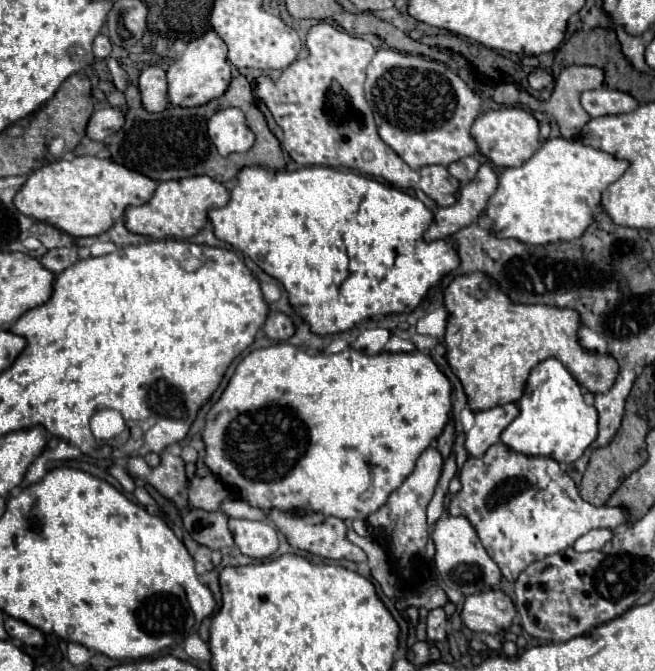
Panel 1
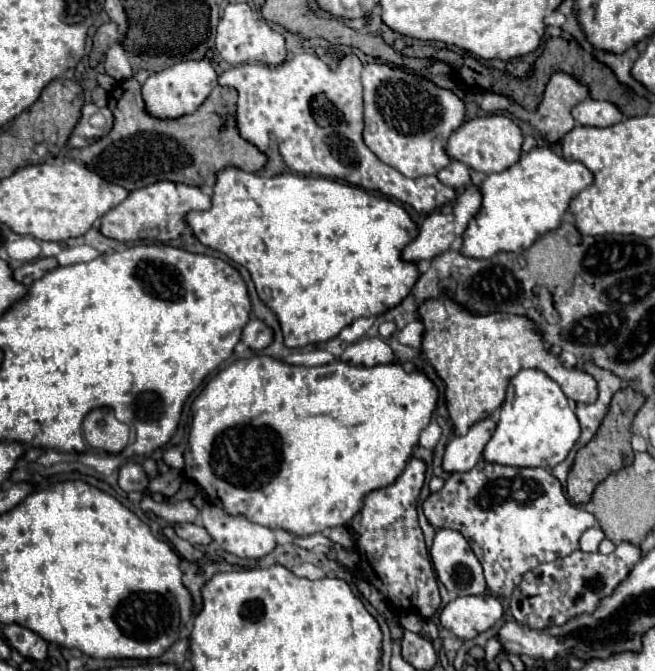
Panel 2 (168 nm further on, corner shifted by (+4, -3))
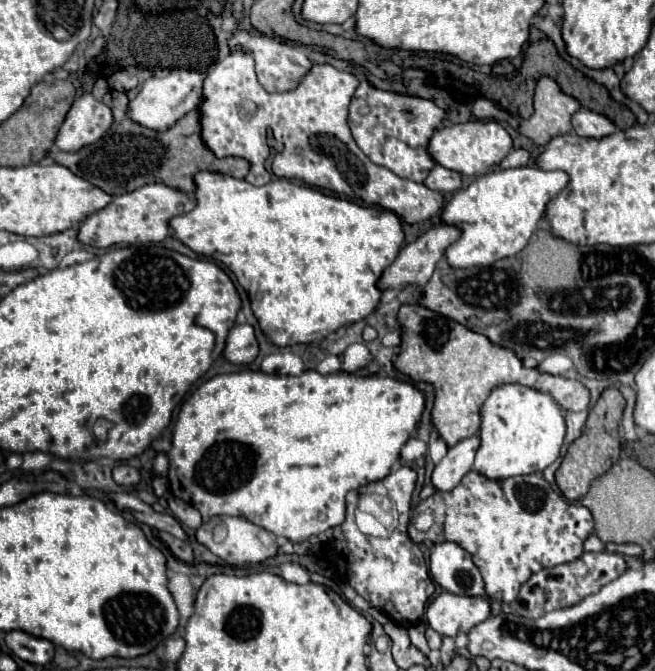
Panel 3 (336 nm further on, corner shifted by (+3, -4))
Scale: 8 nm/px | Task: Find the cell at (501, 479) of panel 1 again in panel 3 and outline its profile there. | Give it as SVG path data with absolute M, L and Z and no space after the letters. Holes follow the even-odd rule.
M469 471L453 491L437 491L421 501L413 517L421 513L431 513L435 523L429 533L409 527L409 537L415 543L423 543L429 537L433 543L451 541L463 547L479 567L489 599L501 603L513 603L521 585L533 573L583 555L583 543L593 533L591 511L579 503L565 501L539 473L491 481Z

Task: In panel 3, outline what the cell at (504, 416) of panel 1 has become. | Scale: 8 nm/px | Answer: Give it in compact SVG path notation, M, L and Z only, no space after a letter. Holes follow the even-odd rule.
M469 437L459 441L455 447L447 451L447 455L441 459L439 465L435 465L431 483L437 491L451 491L459 485L459 481L471 471L475 449L479 449L479 439Z

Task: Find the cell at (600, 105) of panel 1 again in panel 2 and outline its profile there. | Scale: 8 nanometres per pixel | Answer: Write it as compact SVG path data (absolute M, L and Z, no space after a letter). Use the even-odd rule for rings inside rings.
M586 98L584 102L576 104L572 116L582 126L612 126L624 118L622 110L616 104L594 98Z

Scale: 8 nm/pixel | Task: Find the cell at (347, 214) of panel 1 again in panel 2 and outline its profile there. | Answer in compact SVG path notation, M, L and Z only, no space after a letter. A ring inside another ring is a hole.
M226 168L218 174L212 208L186 214L186 222L204 246L248 268L258 296L278 316L288 348L324 344L356 318L380 316L396 308L420 276L418 264L402 258L402 248L418 236L418 226L410 214L390 198L322 176L280 174L268 178Z

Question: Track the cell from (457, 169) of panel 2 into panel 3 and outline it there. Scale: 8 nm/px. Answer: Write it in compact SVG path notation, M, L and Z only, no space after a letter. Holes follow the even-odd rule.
M435 165L429 173L429 177L423 181L423 185L427 185L433 191L439 191L443 195L455 193L457 189L461 189L461 175L451 169L445 169L441 165Z

